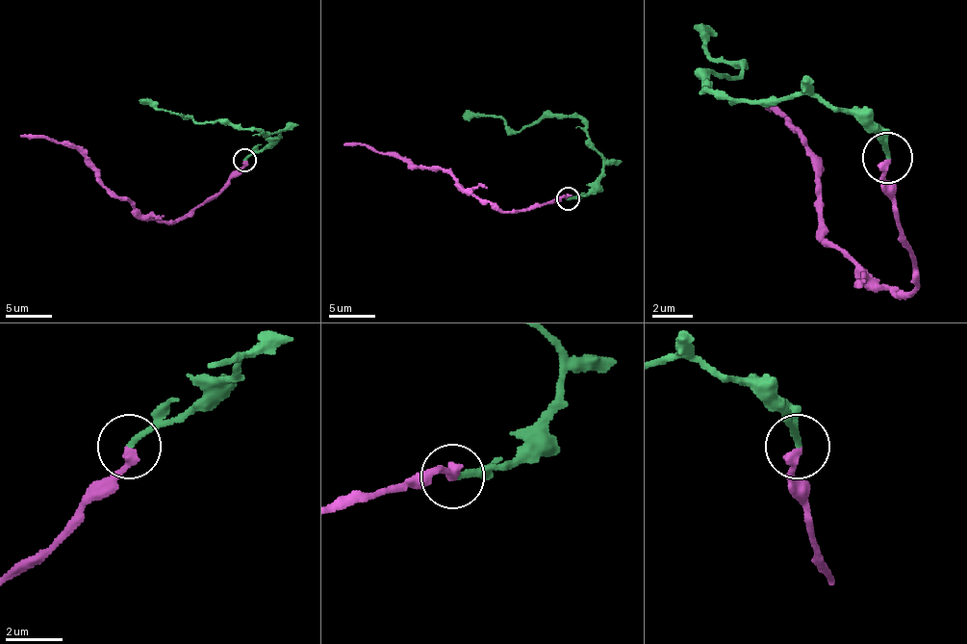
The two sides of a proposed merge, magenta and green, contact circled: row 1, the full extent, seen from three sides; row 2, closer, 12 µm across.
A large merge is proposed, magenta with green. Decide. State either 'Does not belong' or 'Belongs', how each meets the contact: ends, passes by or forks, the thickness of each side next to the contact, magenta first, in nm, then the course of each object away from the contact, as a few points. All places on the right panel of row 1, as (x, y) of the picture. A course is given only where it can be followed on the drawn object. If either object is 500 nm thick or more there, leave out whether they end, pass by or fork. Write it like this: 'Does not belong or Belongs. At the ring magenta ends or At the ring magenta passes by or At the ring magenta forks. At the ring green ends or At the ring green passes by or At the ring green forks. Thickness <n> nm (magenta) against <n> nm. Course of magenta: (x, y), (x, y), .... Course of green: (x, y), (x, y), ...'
Belongs. At the ring magenta ends. At the ring green ends. Thickness 340 nm (magenta) against 200 nm. Course of magenta: (888, 159), (883, 194), (899, 219), (914, 281), (894, 291), (878, 286), (823, 235), (817, 159), (772, 103). Course of green: (888, 159), (852, 113), (792, 92), (756, 103), (710, 88), (705, 77), (741, 72), (710, 57), (705, 26)

